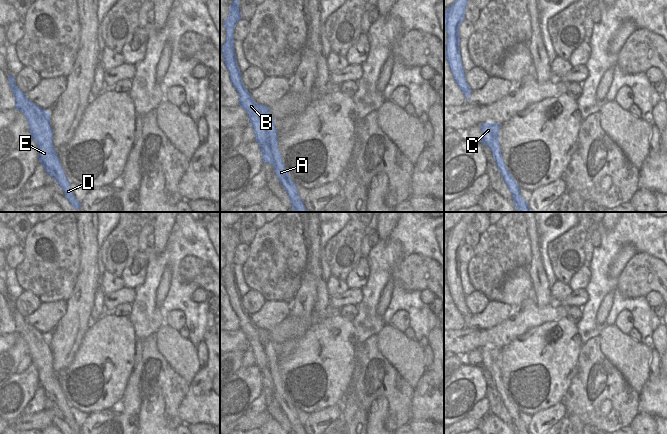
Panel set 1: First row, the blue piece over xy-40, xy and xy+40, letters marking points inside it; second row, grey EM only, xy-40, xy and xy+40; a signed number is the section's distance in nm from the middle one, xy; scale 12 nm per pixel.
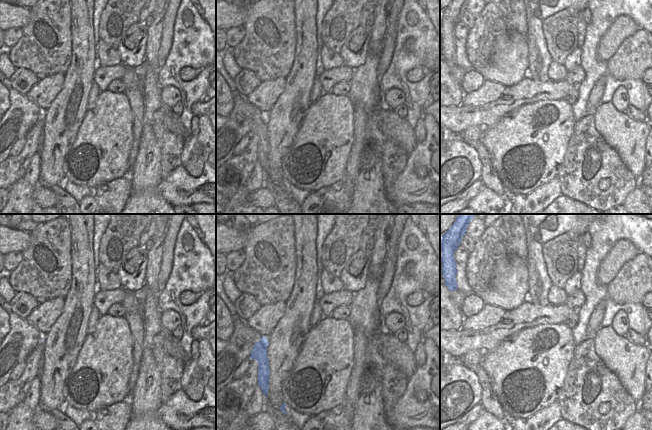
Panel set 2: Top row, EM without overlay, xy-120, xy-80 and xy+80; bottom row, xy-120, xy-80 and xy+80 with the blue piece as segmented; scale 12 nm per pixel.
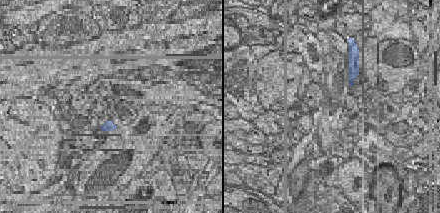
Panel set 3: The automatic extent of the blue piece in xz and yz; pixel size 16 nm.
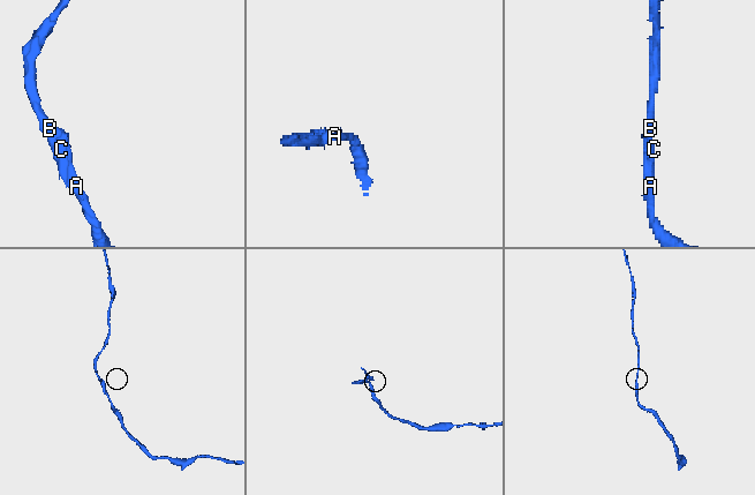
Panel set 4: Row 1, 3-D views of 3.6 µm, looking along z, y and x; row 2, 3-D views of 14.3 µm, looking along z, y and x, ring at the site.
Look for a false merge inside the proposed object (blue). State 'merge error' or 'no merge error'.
no merge error

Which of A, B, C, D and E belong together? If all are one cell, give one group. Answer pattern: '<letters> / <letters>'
A B C D E

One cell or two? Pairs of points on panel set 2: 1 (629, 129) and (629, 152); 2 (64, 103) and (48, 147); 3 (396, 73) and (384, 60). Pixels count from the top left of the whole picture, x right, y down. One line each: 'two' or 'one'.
1: one
2: one
3: two

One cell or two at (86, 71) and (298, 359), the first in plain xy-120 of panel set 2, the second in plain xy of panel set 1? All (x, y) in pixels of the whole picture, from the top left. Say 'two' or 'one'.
two

